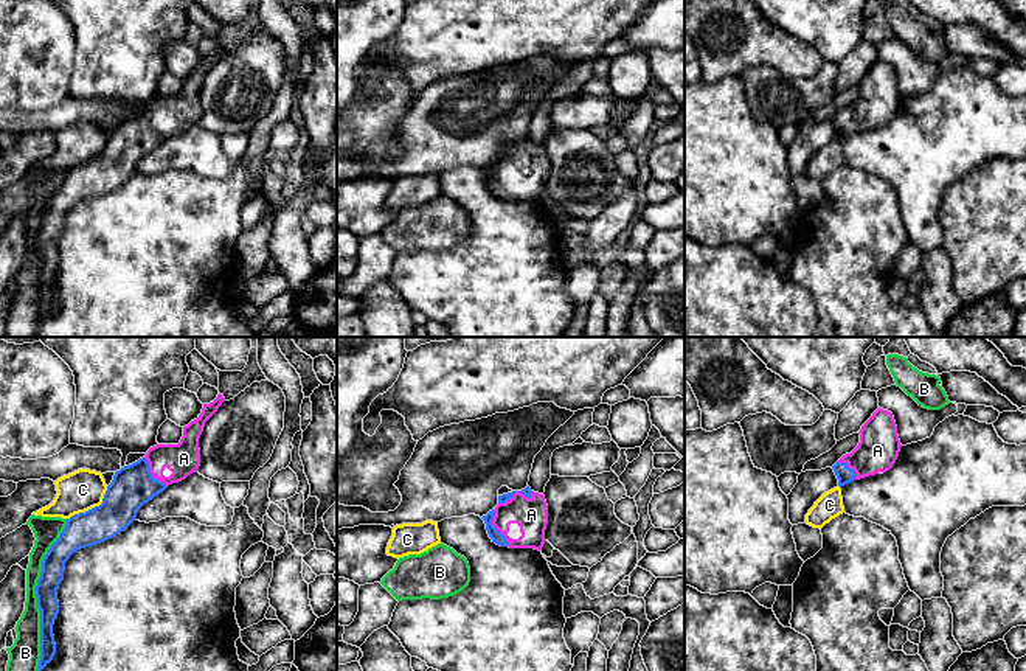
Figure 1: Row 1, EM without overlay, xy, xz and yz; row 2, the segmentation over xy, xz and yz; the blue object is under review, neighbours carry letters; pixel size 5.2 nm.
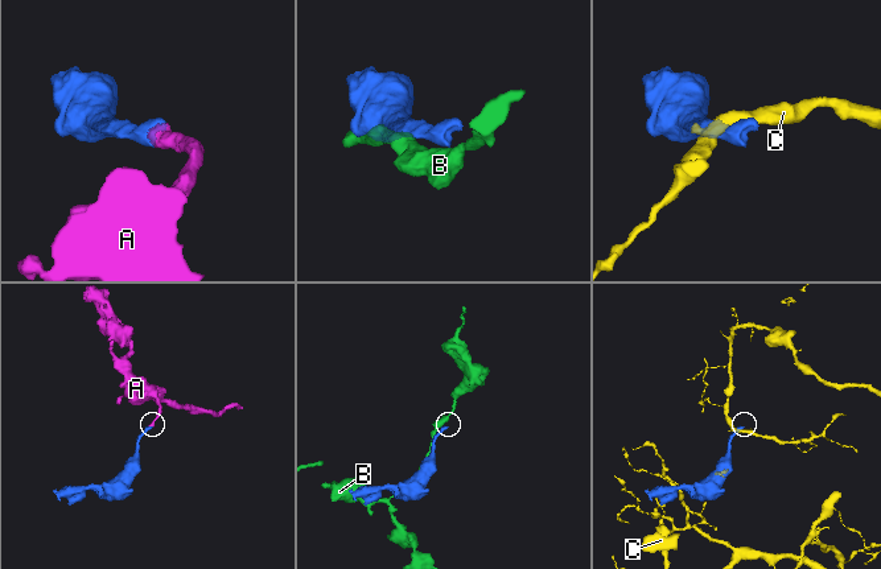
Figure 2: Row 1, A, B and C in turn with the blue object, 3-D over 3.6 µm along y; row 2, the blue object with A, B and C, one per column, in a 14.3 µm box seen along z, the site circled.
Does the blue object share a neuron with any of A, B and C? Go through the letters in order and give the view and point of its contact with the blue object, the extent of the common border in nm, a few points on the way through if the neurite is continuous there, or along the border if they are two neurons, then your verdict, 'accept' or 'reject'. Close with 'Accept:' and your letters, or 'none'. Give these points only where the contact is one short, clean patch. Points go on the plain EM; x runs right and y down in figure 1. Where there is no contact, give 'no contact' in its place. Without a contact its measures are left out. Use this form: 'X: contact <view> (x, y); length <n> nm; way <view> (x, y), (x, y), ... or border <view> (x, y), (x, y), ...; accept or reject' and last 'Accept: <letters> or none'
A: contact xz (495, 180); length 200 nm; way xz (494, 187), (495, 180), (509, 166), (531, 166); accept
B: contact xy (36, 247); length 800 nm; reject
C: contact xy (92, 160); length 260 nm; reject
Accept: A

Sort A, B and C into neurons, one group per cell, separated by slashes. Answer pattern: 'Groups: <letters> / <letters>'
Groups: A / B / C

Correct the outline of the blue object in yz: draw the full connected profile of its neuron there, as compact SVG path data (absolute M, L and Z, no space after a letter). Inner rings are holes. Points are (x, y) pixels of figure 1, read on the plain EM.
M879 59L858 85L858 98L832 118L840 140L854 132L889 123L899 109L902 96L891 64Z

